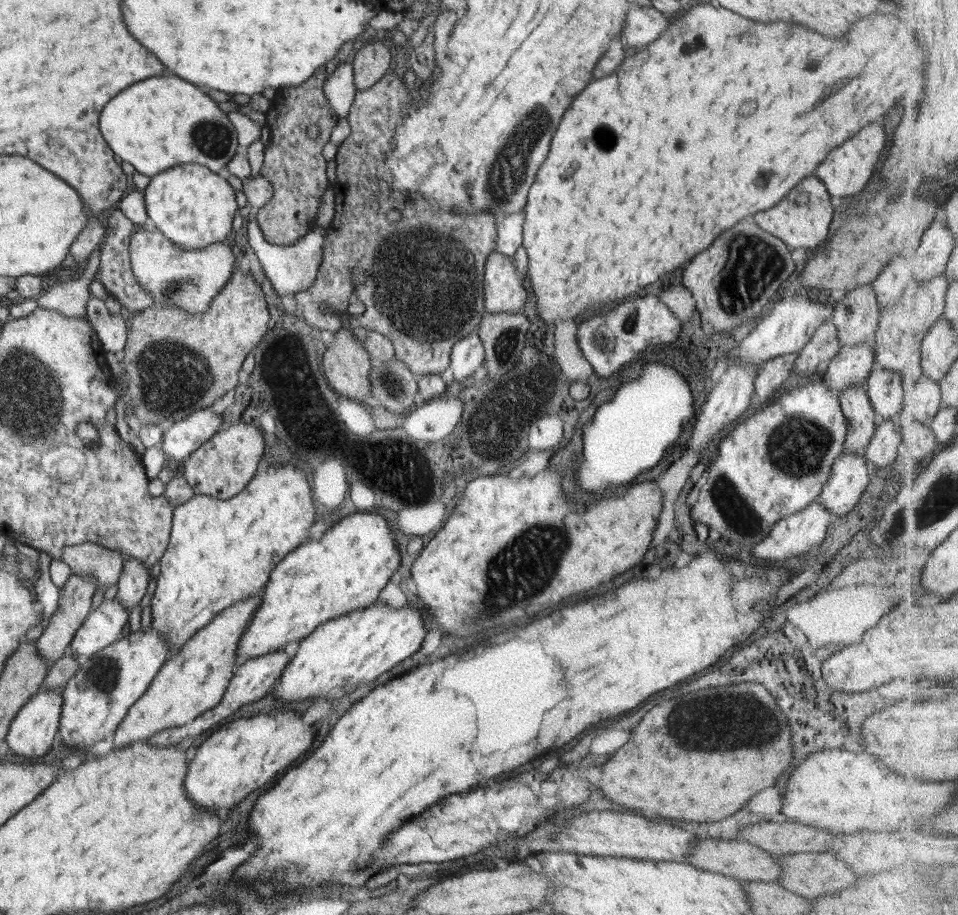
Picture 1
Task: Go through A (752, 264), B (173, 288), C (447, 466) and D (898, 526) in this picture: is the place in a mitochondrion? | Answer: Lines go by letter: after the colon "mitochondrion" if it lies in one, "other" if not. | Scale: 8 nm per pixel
A: mitochondrion
B: mitochondrion
C: other
D: mitochondrion

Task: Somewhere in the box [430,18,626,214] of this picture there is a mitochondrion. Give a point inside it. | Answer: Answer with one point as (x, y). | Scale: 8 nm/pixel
(604, 137)

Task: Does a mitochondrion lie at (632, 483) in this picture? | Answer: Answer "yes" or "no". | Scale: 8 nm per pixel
no

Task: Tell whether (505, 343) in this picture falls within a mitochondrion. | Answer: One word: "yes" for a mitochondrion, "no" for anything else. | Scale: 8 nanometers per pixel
yes

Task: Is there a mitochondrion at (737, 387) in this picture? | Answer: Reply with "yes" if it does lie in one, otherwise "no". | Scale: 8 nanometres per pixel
no

